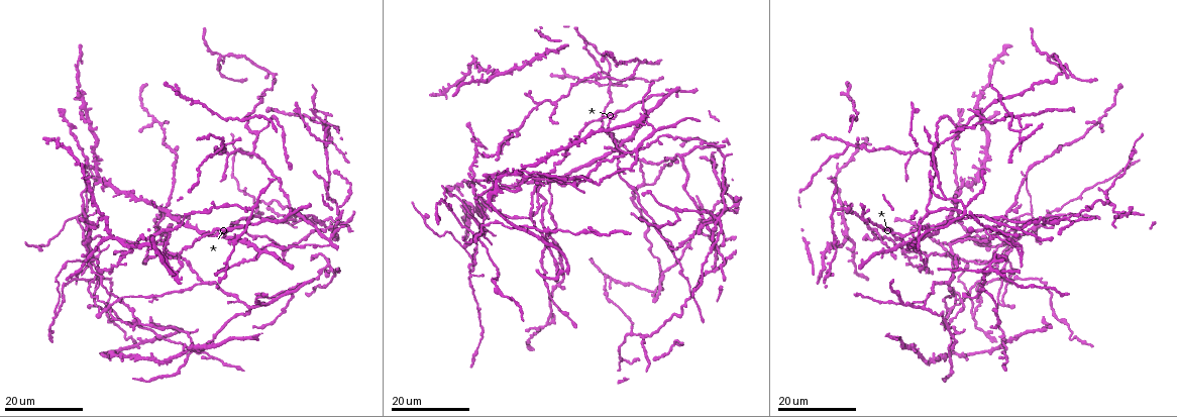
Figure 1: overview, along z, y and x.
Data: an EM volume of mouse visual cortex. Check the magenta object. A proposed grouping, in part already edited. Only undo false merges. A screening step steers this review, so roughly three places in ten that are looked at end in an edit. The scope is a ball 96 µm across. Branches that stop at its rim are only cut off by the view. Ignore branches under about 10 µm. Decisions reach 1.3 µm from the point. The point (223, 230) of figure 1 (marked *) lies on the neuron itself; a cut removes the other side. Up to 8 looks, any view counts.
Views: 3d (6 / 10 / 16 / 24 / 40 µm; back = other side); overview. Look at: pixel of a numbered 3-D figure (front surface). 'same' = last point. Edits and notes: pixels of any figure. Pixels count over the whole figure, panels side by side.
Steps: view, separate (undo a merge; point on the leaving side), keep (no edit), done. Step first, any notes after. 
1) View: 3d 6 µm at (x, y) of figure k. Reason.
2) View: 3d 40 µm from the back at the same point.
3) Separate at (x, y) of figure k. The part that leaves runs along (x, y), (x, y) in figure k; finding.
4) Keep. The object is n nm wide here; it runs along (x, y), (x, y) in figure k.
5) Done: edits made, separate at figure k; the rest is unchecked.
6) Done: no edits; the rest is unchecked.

View: 3d 24 µm at (924, 310) of figure 1. A fork.

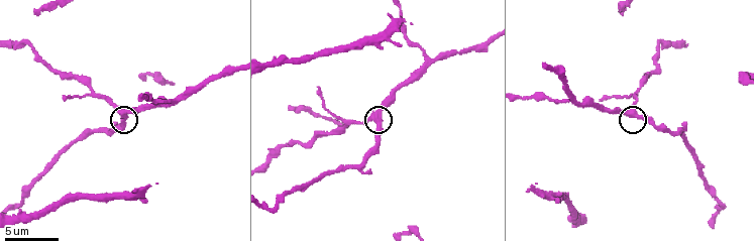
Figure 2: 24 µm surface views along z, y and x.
View: 3d 6 µm at (381, 119) of figure 2.

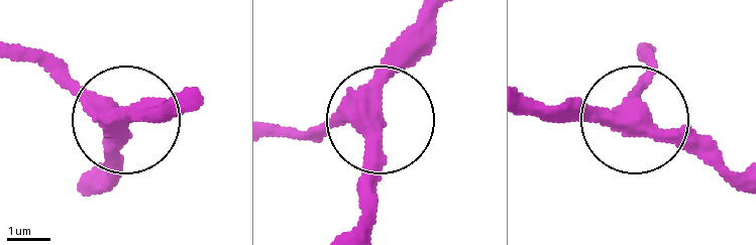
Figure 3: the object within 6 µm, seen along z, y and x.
View: 3d 6 µm from the back at (376, 123) of figure 3.

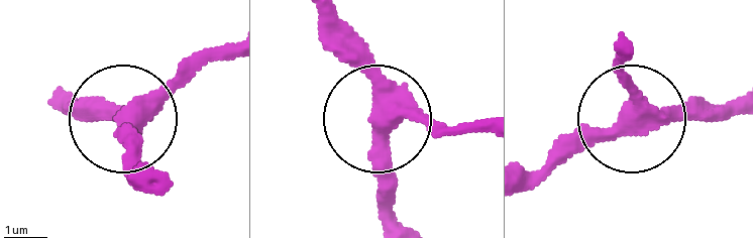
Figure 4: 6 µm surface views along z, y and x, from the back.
Keep. The object is 360 nm wide here; it runs along (224, 43), (126, 116), (76, 116) in figure 4; one neuron here.

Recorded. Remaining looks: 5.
View: 3d 16 µm at (643, 337) of figure 1. Three arms meet.

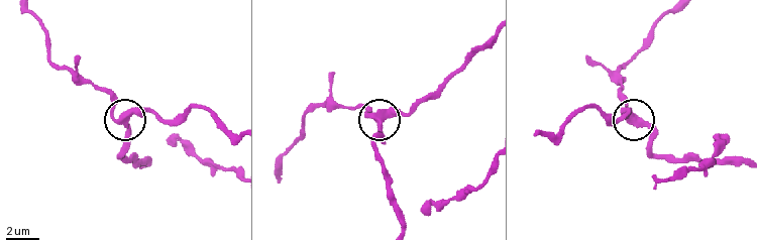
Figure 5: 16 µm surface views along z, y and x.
View: 3d 10 µm at (121, 123) of figure 5.

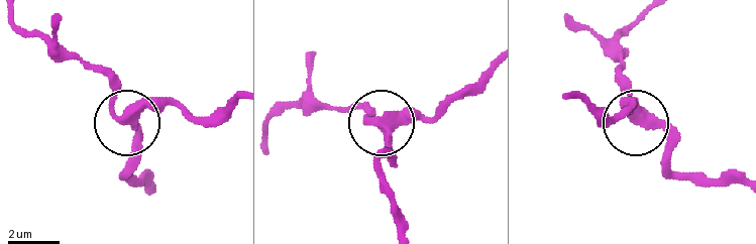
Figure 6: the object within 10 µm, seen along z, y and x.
Keep. 3 arms meet here; one neuron here.

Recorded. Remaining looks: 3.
View: 3d 16 µm at (1064, 216) of figure 1. Four-way junction.

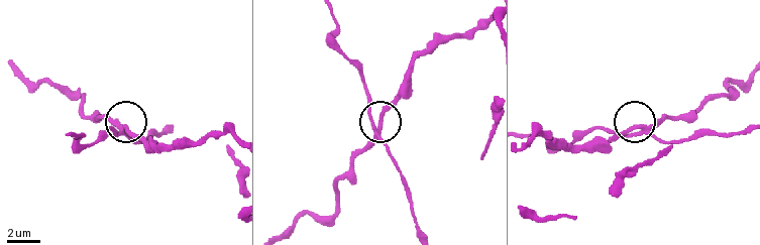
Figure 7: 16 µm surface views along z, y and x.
View: 3d 10 µm at (639, 127) of figure 7. Zoom in.

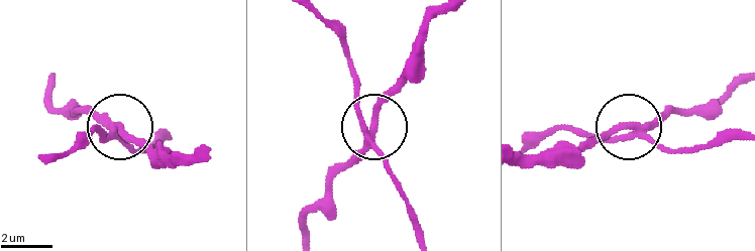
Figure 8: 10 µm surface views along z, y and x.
Keep. 4 arms meet here; it runs along (330, 21), (343, 41), (358, 113), (373, 132), (326, 182) in figure 8; all the same neuron.

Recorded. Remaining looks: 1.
Done: no edits; the rest is unchecked.

